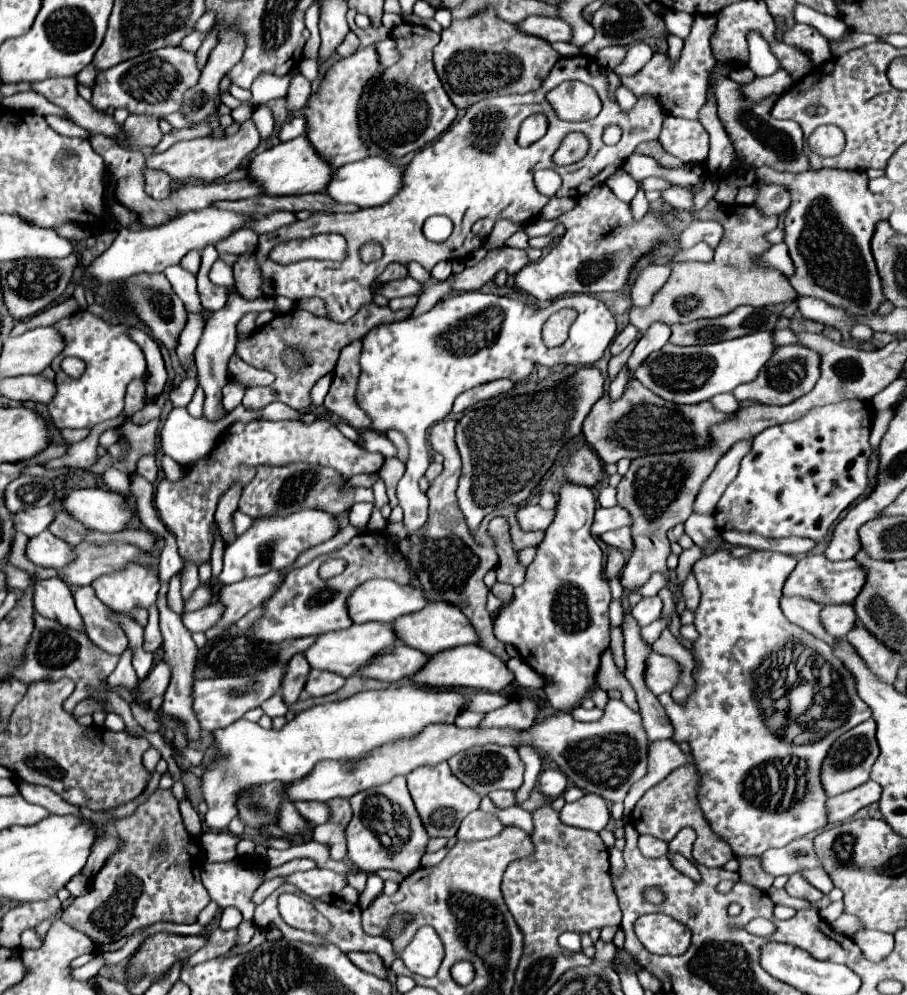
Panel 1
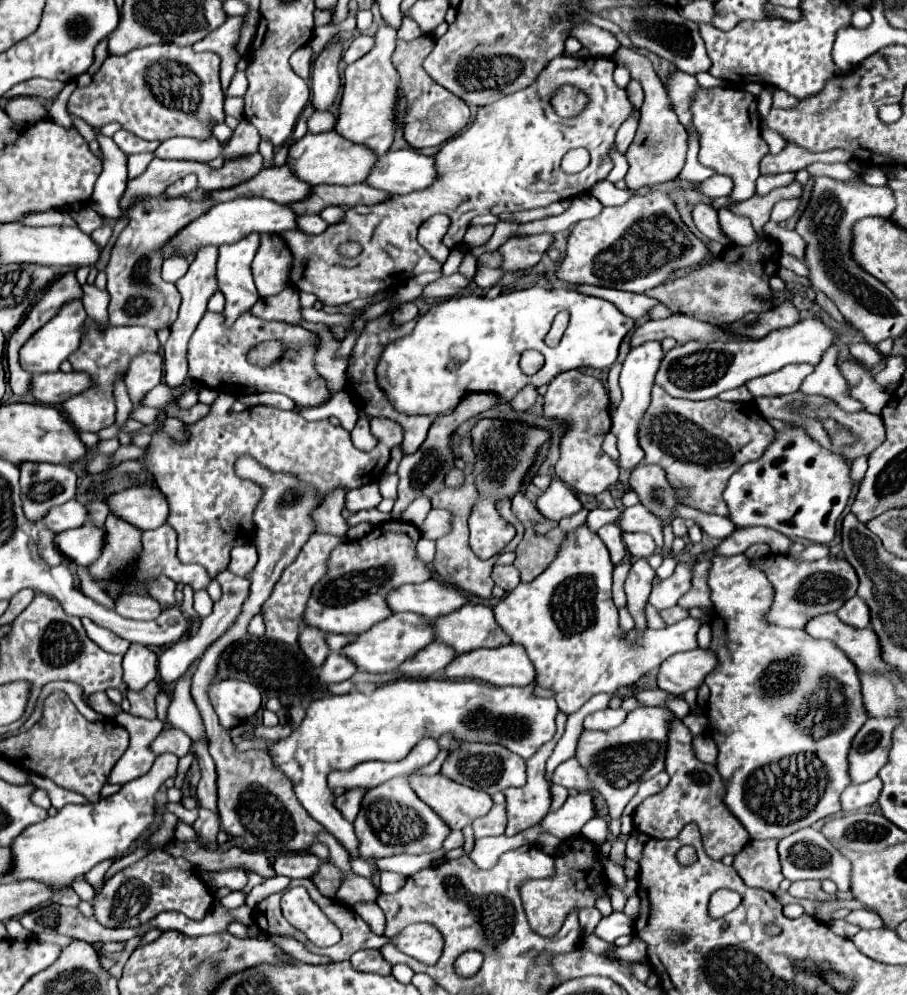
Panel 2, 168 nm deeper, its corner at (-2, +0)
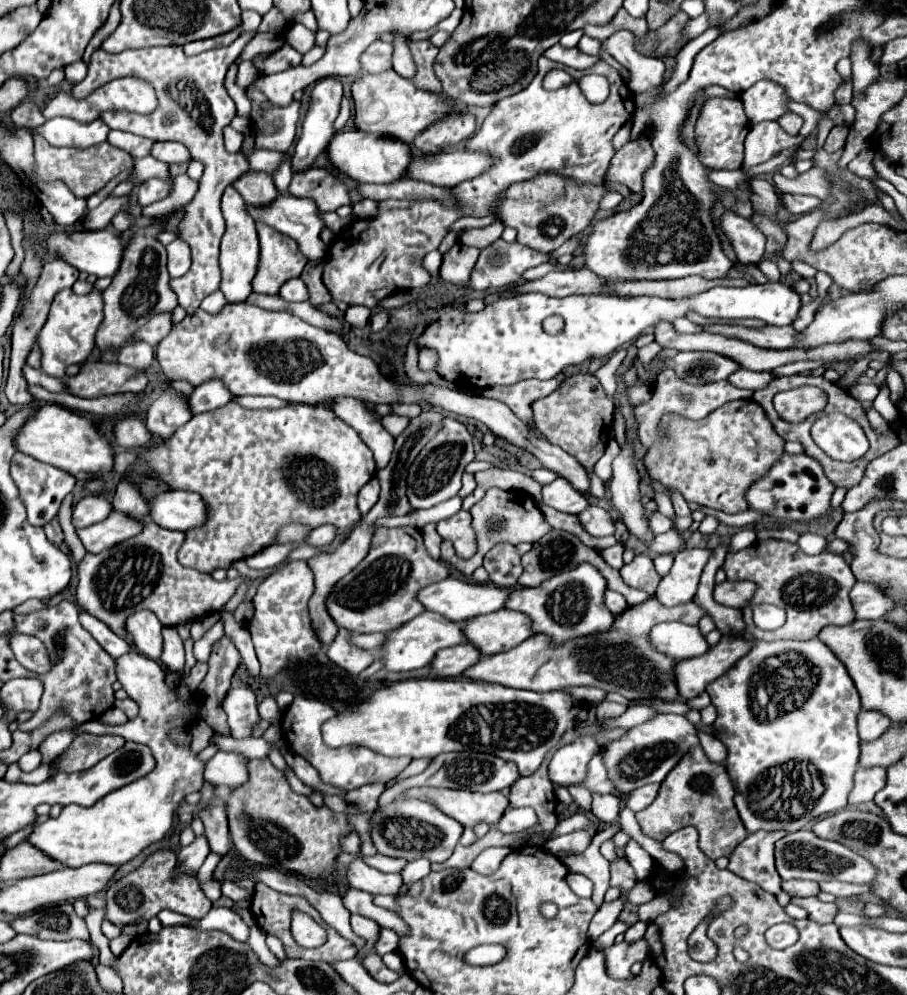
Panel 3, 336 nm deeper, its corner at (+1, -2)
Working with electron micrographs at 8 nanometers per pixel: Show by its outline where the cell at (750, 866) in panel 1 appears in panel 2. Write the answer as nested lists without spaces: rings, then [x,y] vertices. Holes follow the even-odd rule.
[[[750,840],[740,854],[734,856],[734,870],[746,886],[776,892],[784,880],[778,860],[778,840]]]

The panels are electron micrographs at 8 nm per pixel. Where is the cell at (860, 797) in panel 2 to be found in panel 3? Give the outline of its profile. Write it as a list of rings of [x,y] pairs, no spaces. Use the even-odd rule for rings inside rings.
[[[885,768],[861,770],[855,772],[855,786],[849,794],[849,804],[861,804],[873,800],[873,796],[885,786]]]

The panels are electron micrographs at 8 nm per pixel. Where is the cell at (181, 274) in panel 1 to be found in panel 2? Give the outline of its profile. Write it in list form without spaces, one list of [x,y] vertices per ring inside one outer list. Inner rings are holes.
[[[170,256],[162,264],[162,278],[166,282],[176,282],[180,280],[188,270],[188,260],[182,256]]]

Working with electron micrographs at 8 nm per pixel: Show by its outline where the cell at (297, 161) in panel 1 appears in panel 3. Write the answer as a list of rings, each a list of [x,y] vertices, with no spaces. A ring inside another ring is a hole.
[[[343,130],[337,132],[331,142],[327,144],[327,158],[329,164],[343,176],[353,178],[355,182],[369,182],[369,184],[385,184],[395,182],[405,172],[409,164],[409,148],[403,142],[393,142],[391,138],[381,138],[377,134],[361,134],[361,130]]]

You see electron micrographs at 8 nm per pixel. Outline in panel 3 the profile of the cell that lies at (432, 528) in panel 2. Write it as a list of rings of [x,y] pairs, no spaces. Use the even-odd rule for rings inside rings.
[[[459,510],[451,518],[437,522],[437,532],[443,540],[451,540],[457,554],[469,558],[475,554],[475,534],[471,530],[471,514]]]

